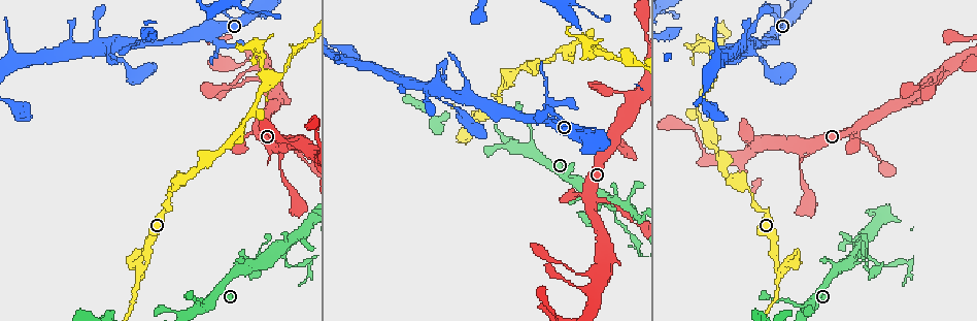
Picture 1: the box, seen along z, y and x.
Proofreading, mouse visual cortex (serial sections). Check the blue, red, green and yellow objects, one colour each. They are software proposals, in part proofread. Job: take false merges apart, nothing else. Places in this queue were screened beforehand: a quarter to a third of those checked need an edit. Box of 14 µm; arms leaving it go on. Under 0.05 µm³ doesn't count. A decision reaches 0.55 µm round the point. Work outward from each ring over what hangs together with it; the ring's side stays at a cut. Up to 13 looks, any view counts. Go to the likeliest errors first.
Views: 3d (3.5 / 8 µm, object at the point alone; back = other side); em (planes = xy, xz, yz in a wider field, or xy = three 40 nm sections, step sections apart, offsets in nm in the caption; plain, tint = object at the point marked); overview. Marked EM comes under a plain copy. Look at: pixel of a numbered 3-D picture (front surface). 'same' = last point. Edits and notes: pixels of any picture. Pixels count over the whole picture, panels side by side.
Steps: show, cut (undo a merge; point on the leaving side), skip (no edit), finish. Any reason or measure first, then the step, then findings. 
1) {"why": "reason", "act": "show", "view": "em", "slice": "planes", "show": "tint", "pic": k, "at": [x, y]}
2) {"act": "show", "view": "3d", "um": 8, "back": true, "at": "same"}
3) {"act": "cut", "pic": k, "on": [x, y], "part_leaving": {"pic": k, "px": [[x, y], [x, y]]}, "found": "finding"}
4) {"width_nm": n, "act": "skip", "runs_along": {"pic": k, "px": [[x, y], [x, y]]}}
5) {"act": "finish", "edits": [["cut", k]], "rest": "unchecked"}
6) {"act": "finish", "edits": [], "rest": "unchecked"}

{"why": "thin neck", "act": "show", "view": "3d", "um": 3.5, "pic": 1, "at": [614, 216]}

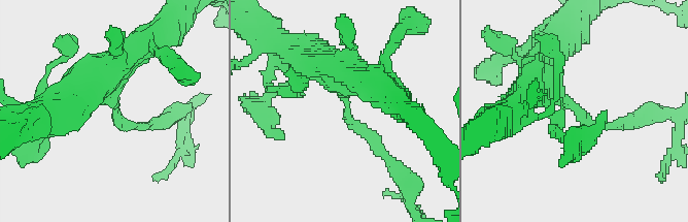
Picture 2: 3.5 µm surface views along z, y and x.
{"act": "show", "view": "em", "slice": "xy", "step": 1, "show": "tint", "pic": 2, "at": [577, 106]}

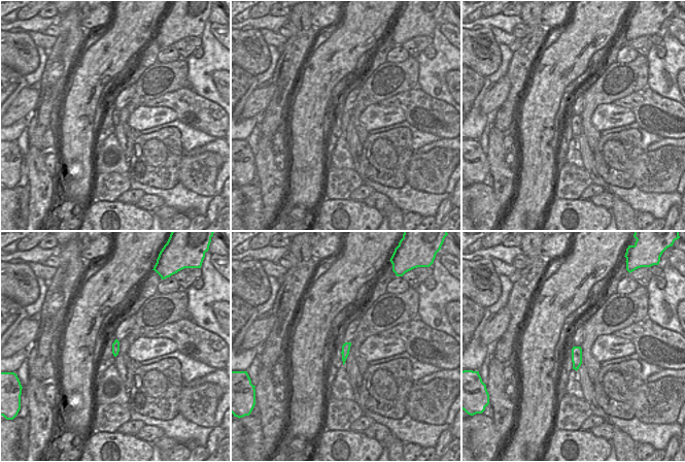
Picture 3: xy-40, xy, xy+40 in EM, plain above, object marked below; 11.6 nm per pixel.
{"arm_widths_nm": [150, 450], "act": "cut", "pic": 2, "on": [381, 150], "part_leaving": {"pic": 2, "px": [[354, 124], [408, 184], [411, 202]]}, "found": "a second cell is stuck on"}

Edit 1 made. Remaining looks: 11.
{"why": "sharp bend", "act": "show", "view": "3d", "um": 8, "pic": 1, "at": [721, 165]}

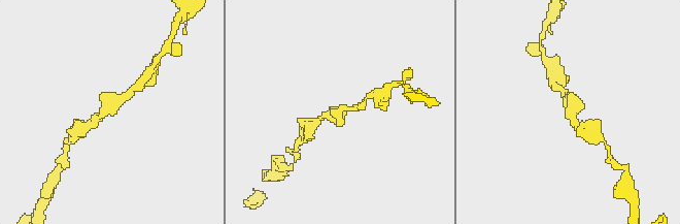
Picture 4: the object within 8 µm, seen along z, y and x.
{"why": "zoom in", "act": "show", "view": "3d", "um": 3.5, "pic": 4, "at": [108, 110]}

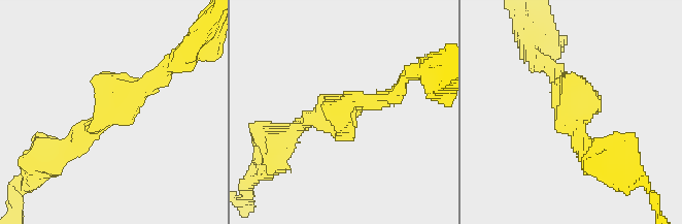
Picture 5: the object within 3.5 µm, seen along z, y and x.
{"why": "need the tissue", "act": "show", "view": "em", "slice": "xy", "step": 3, "show": "tint", "pic": 5, "at": [569, 115]}

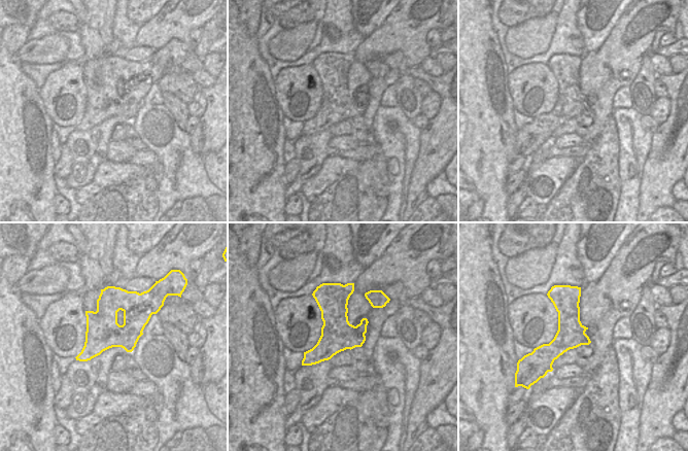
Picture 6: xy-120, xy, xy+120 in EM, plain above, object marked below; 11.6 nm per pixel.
{"width_nm": 400, "act": "skip", "runs_along": {"pic": 5, "px": [[57, 152], [123, 114], [164, 72]]}, "found": "one cell here"}

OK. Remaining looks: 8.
{"why": "sharp bend", "act": "show", "view": "3d", "um": 8, "pic": 1, "at": [590, 53]}

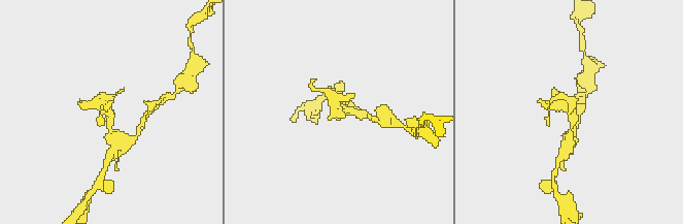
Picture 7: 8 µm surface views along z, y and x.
{"act": "show", "view": "3d", "um": 3.5, "pic": 7, "at": [569, 114]}

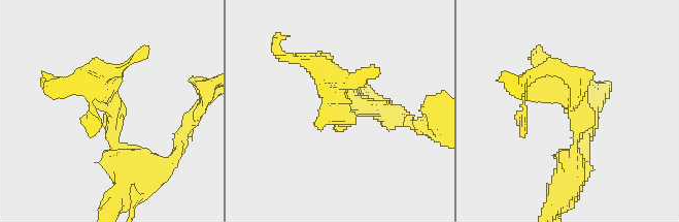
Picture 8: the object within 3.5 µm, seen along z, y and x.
{"act": "skip", "runs_along": {"pic": 8, "px": [[131, 170], [99, 72], [87, 69]]}, "found": "one cell here"}

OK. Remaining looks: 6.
{"why": "thin arm on a thick one", "act": "show", "view": "3d", "um": 3.5, "pic": 1, "at": [800, 152]}

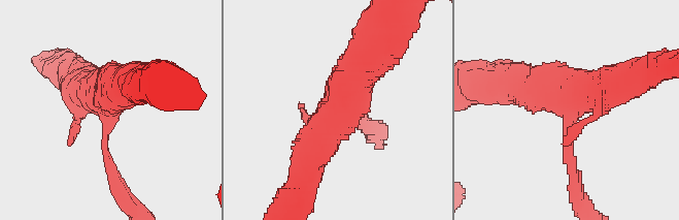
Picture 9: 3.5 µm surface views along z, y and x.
{"why": "shape alone is not enough", "act": "show", "view": "em", "slice": "xy", "step": 1, "show": "tint", "pic": 9, "at": [569, 107]}

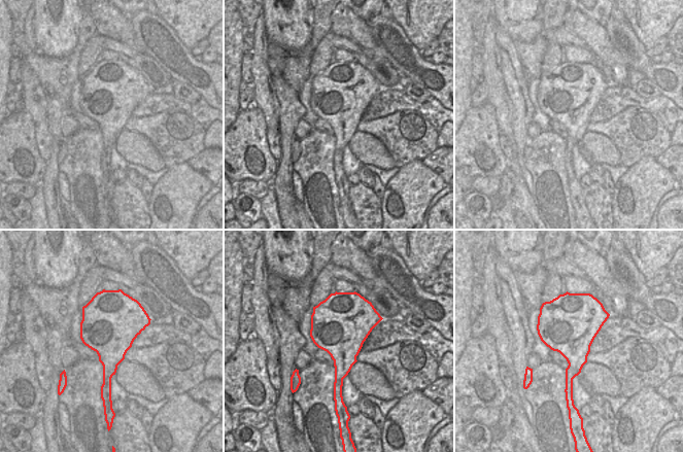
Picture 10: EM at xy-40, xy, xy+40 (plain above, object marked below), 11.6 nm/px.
{"act": "skip", "runs_along": {"pic": 9, "px": [[305, 171], [369, 58]]}, "found": "all the same cell"}

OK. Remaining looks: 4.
{"why": "abrupt turn", "act": "show", "view": "3d", "um": 3.5, "pic": 1, "at": [212, 34]}

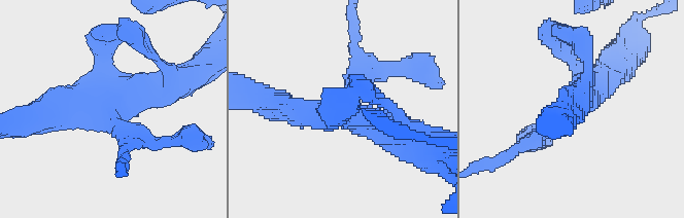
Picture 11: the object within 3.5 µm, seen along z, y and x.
{"arms": 4, "arm_widths_nm": [200, 250, 400, 400], "why": "shape alone is not enough", "act": "show", "view": "em", "slice": "xy", "step": 2, "show": "tint", "pic": 11, "at": [111, 115]}

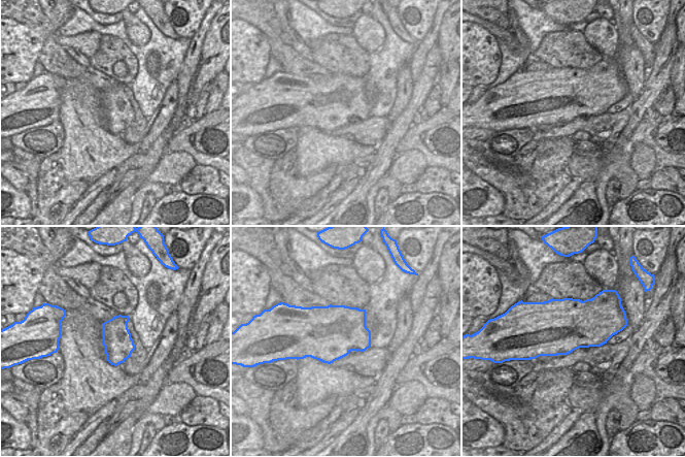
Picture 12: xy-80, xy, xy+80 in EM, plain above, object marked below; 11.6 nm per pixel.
{"act": "cut", "pic": 11, "on": [412, 70], "part_leaving": {"pic": 11, "px": [[128, 136], [152, 142], [209, 139]]}, "found": "two cells meet here"}

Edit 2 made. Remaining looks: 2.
{"act": "finish", "edits": [["cut", 2], ["cut", 11]], "rest": "unchecked"}

